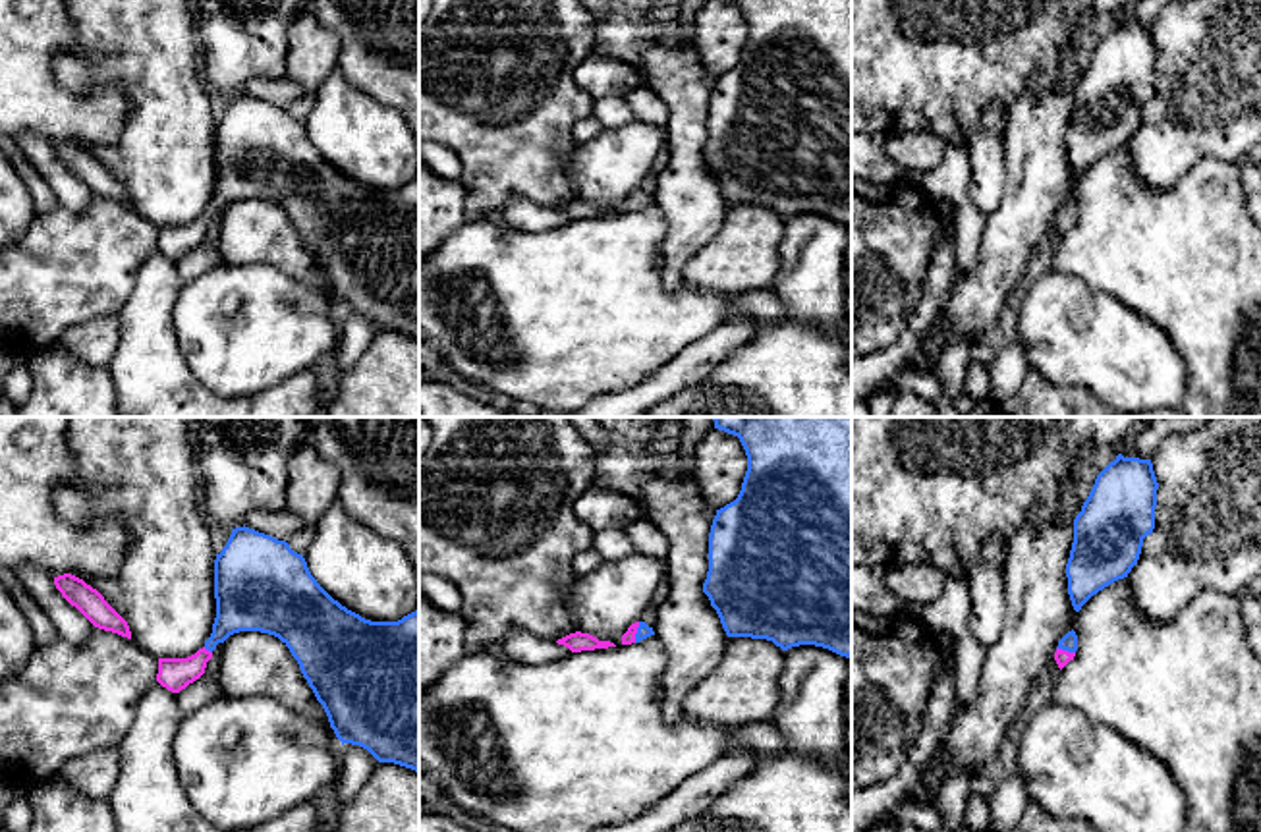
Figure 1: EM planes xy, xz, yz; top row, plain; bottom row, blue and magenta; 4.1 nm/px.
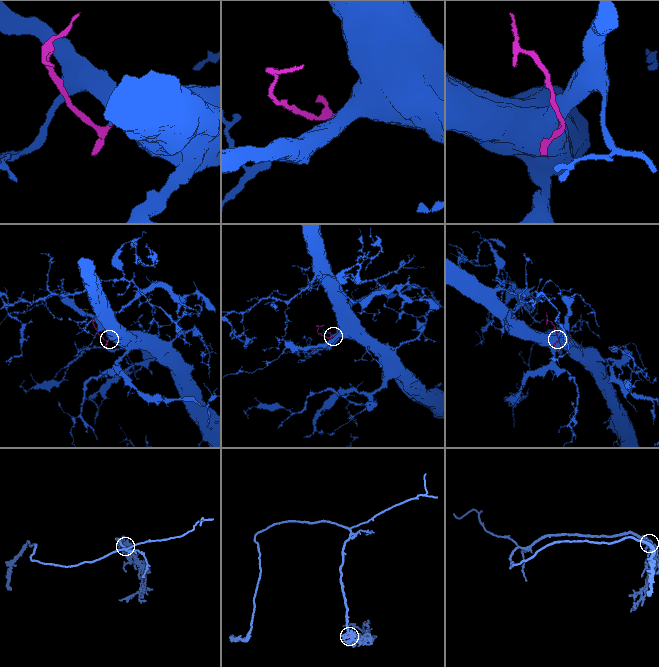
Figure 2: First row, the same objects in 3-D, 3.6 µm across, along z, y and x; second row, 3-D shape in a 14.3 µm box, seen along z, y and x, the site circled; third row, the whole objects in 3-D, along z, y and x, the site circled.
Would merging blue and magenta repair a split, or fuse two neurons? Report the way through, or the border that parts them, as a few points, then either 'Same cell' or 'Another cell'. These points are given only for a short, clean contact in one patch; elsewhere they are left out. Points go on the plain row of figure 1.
Path across: xz (644, 197), (638, 199), (628, 205). Same cell

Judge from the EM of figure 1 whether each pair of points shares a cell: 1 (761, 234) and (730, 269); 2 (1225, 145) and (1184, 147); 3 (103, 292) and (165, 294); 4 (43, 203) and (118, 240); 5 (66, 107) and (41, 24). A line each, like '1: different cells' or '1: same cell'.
1: same cell
2: same cell
3: different cells
4: different cells
5: same cell

